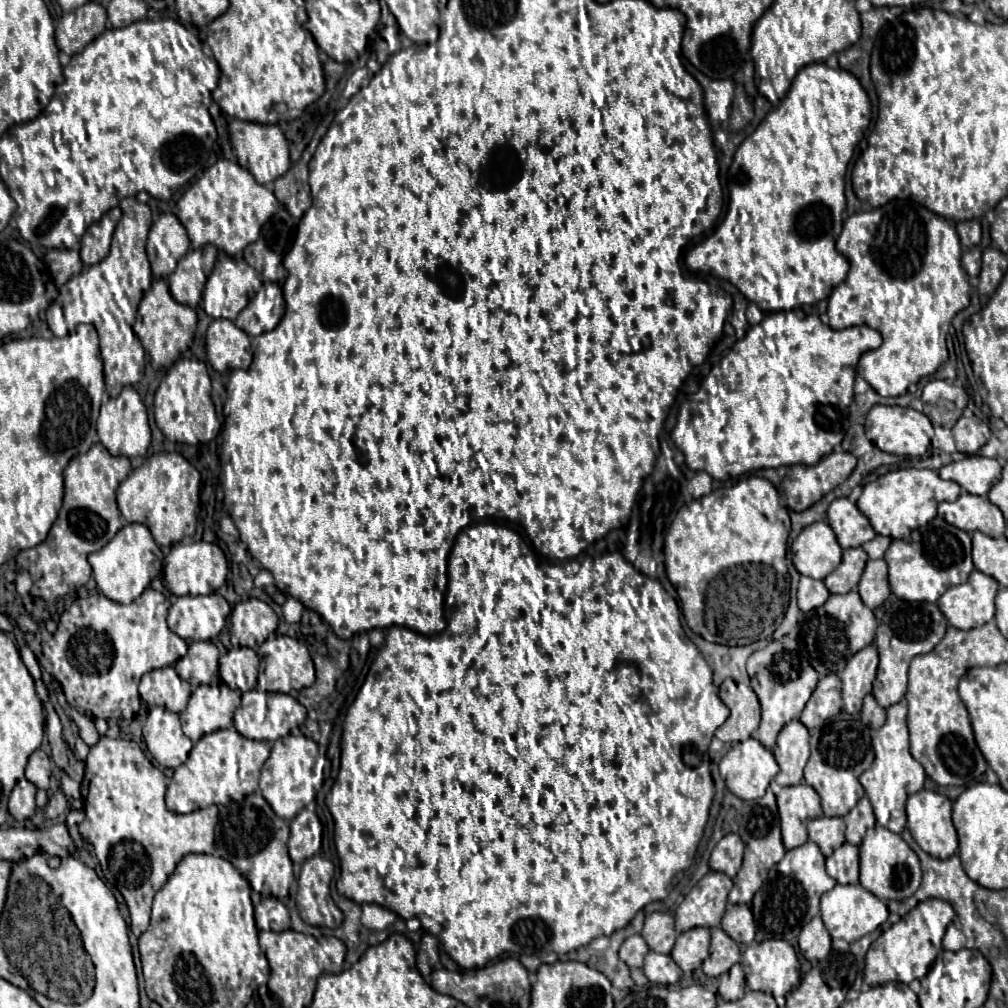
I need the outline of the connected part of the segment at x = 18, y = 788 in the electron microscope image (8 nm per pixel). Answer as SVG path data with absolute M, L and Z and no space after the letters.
M26 778L18 780L18 784L14 786L14 790L10 794L10 802L8 802L10 814L20 822L28 820L36 810L34 796L36 796L36 786L32 782L28 782Z

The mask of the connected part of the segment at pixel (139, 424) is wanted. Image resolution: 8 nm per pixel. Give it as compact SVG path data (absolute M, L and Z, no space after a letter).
M126 386L120 396L108 398L108 402L102 404L100 416L98 416L98 436L104 448L112 456L146 456L146 450L150 446L150 426L148 426L148 414L146 406L142 404L138 392L132 386Z

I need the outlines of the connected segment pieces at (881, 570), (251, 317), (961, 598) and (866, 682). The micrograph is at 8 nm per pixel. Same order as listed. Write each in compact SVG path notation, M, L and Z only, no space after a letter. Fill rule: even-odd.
M868 560L858 584L858 592L862 602L872 610L878 608L890 596L888 570L884 560Z
M274 282L265 283L248 302L248 306L238 314L236 326L244 330L248 336L258 336L276 328L284 316L284 299L280 285ZM272 284L272 285L270 285Z
M974 570L968 582L950 586L938 598L938 608L954 628L970 630L994 618L996 592L998 582L992 576Z
M874 644L856 652L848 660L846 668L840 674L842 700L844 700L844 710L848 714L860 712L864 696L872 690L872 682L876 678L876 668L878 668L878 652L876 652Z

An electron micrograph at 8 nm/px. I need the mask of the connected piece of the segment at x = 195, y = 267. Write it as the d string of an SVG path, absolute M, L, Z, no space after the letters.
M188 250L188 254L180 258L174 274L168 276L170 294L178 304L196 308L200 304L204 284L206 274L202 268L202 250Z

